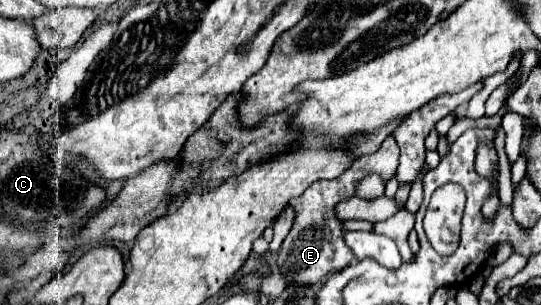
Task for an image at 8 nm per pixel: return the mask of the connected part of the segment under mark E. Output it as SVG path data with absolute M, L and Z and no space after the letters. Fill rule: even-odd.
M388 136L382 142L378 152L356 160L344 174L340 174L334 180L314 182L300 198L294 198L290 202L296 212L296 220L294 220L290 234L284 238L282 248L278 250L278 258L276 258L278 270L288 286L292 286L292 284L314 286L330 272L342 270L344 266L348 266L352 262L354 254L352 254L352 250L348 250L348 246L344 242L344 226L342 226L344 220L340 220L336 216L334 208L336 208L336 204L352 198L356 194L356 182L368 174L380 174L380 178L384 178L384 182L388 182L396 174L398 156L400 156L398 144L392 136Z

